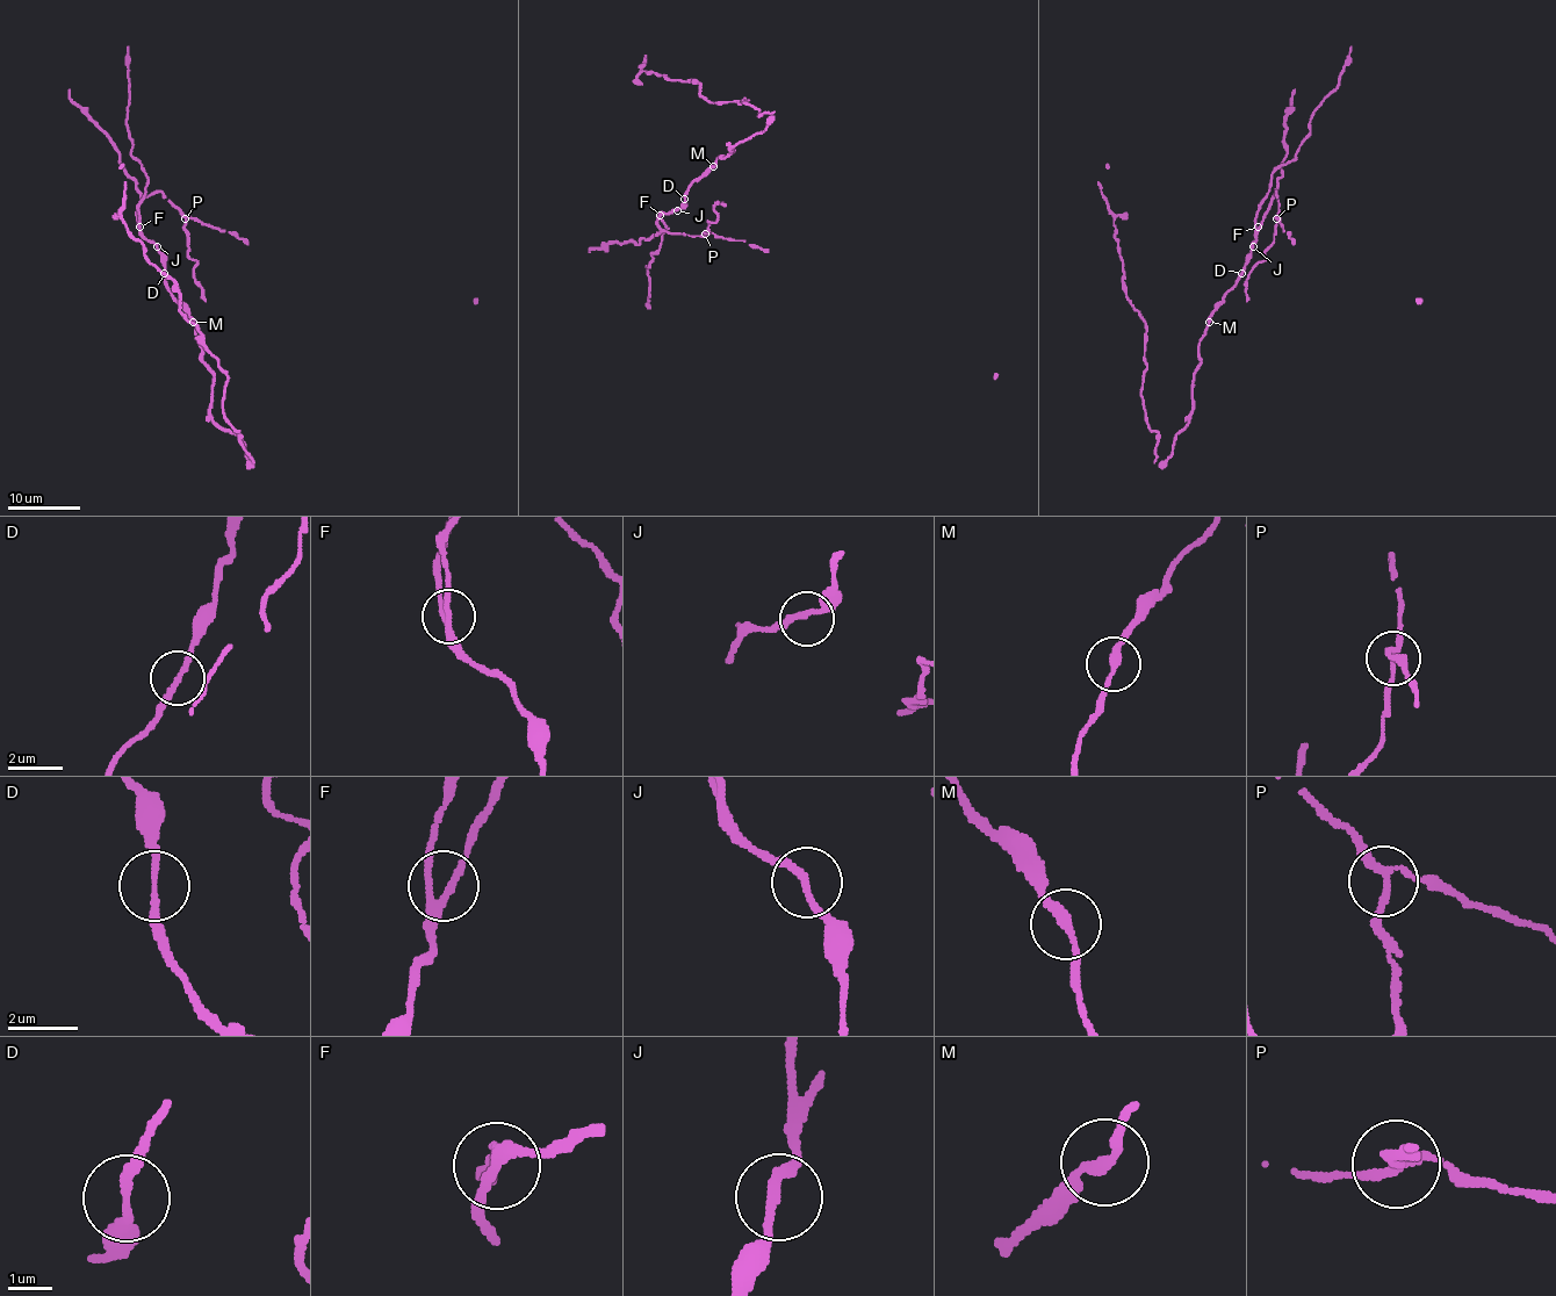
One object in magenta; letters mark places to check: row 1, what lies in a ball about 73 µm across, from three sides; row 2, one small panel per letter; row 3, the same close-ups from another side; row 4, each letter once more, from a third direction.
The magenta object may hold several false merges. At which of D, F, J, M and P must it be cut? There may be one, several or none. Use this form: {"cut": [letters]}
{"cut": ["P"]}

